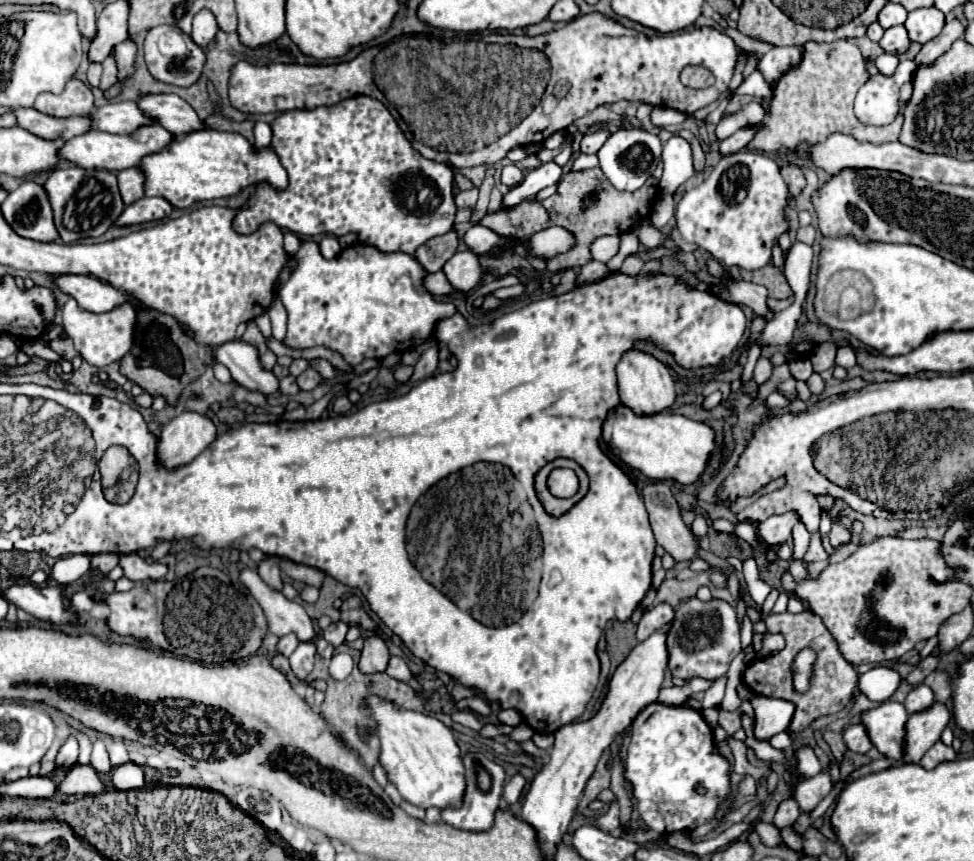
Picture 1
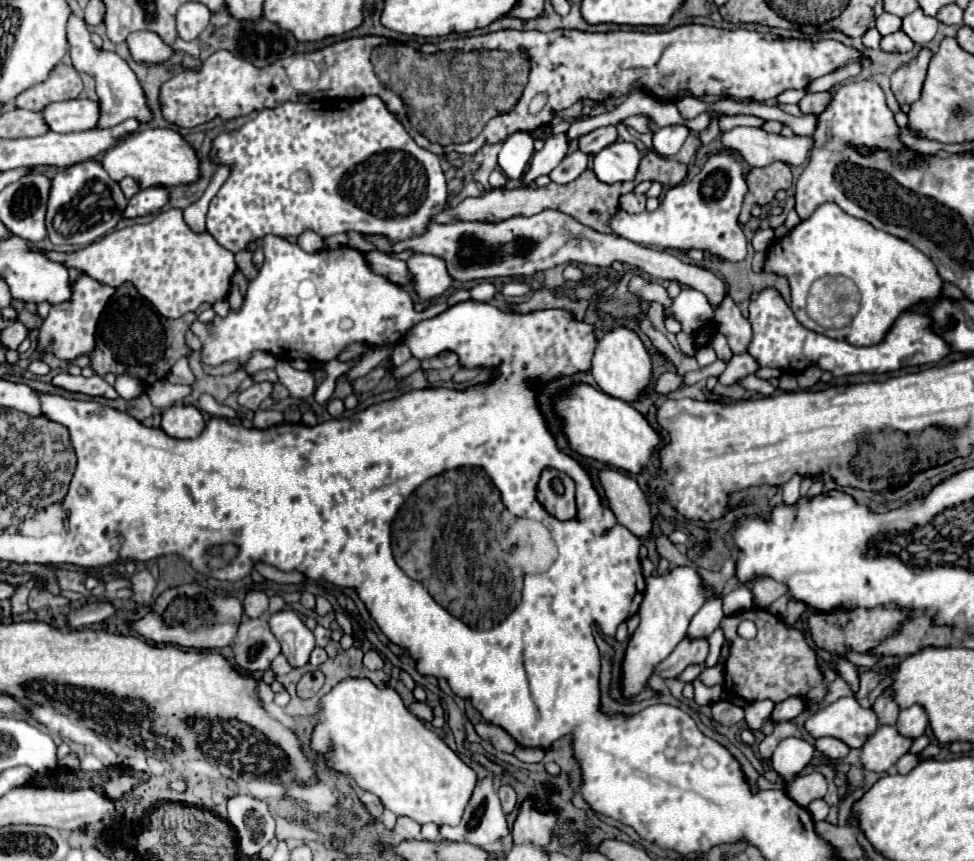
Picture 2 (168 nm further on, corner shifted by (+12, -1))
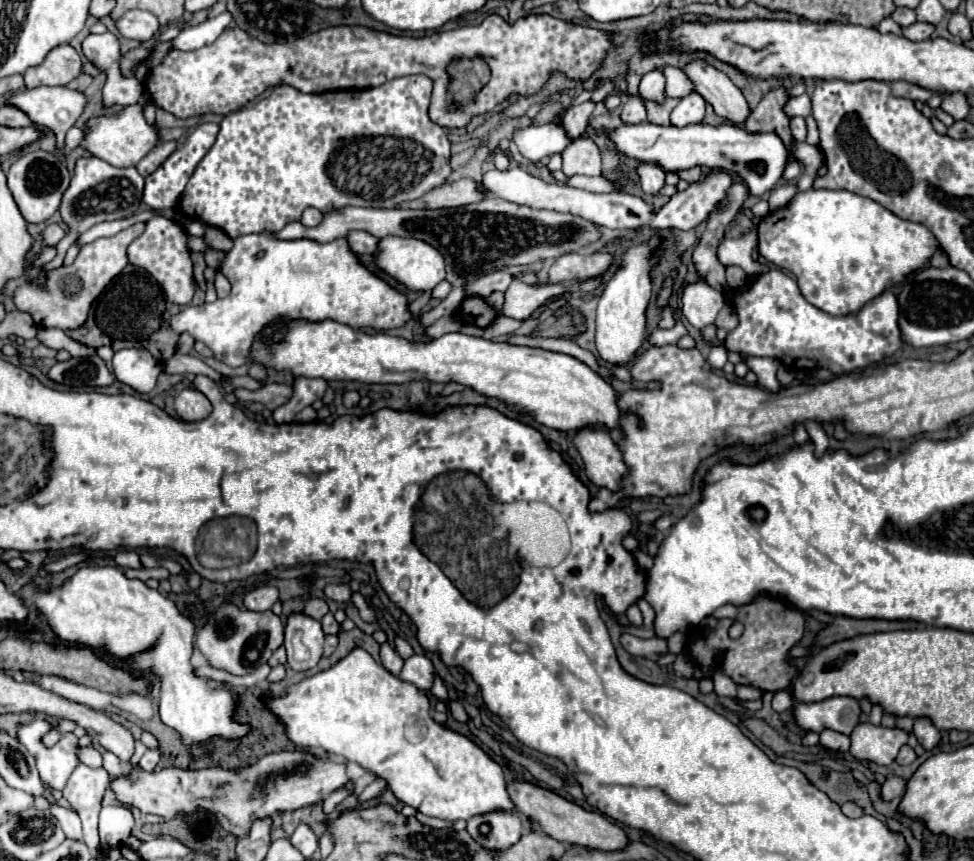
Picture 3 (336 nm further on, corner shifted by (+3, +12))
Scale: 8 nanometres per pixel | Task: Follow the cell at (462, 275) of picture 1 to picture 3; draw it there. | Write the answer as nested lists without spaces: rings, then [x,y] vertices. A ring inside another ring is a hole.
[[[382,238],[378,266],[398,282],[406,284],[410,290],[432,290],[446,278],[442,254],[434,246],[420,242],[416,238]]]

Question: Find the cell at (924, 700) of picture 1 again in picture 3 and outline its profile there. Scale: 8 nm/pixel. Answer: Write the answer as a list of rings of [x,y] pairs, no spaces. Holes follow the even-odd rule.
[[[918,716],[918,718],[914,718],[914,730],[912,730],[912,732],[916,734],[918,742],[920,742],[926,750],[934,748],[934,746],[938,744],[938,740],[940,740],[940,732],[938,732],[938,728],[936,728],[936,726],[932,724],[932,720],[926,718],[926,716]]]

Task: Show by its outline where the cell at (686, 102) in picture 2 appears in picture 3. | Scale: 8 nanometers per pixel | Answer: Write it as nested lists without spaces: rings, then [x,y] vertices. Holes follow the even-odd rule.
[[[666,66],[662,72],[666,76],[666,94],[668,96],[672,96],[672,98],[686,98],[688,94],[696,92],[692,80],[680,68]]]

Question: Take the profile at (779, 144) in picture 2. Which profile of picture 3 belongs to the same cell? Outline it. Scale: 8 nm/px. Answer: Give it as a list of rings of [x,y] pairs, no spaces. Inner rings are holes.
[[[702,60],[690,62],[684,68],[684,72],[694,82],[696,92],[706,102],[712,104],[712,108],[718,116],[722,116],[722,118],[726,118],[738,126],[748,120],[752,110],[750,110],[744,94],[740,92],[740,88],[734,86],[726,74],[708,66]]]

